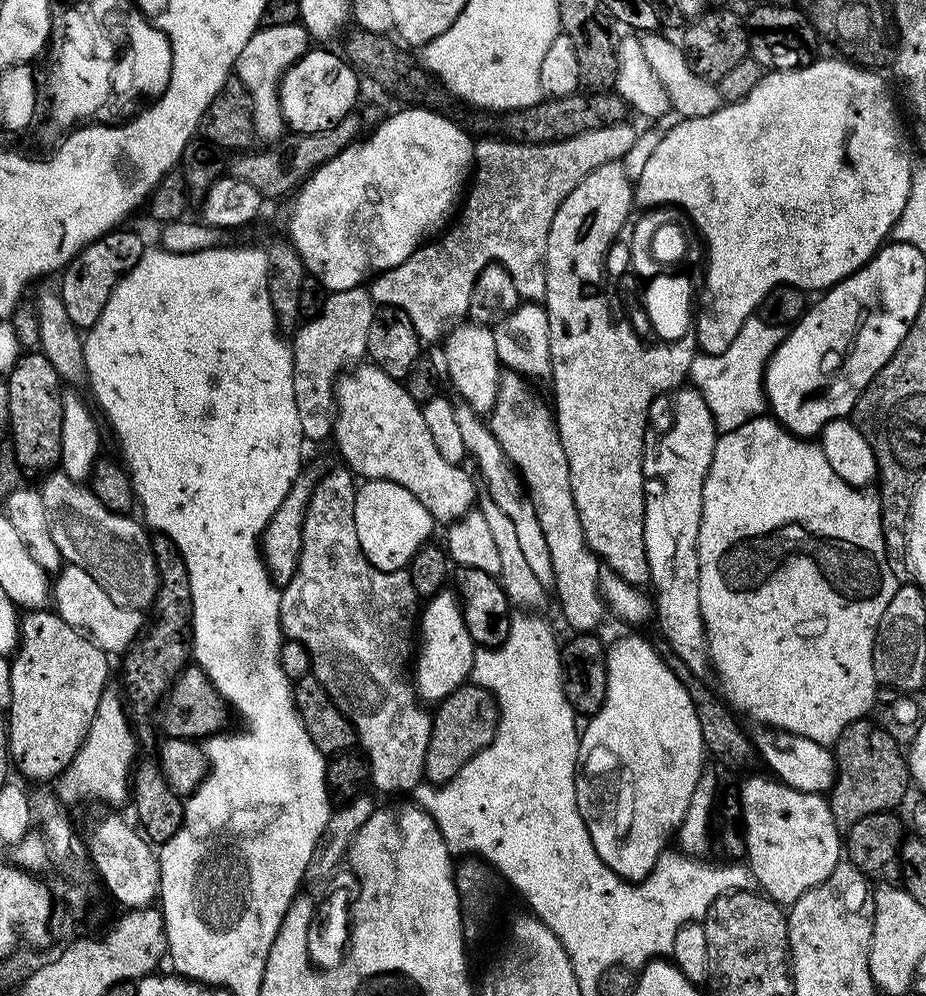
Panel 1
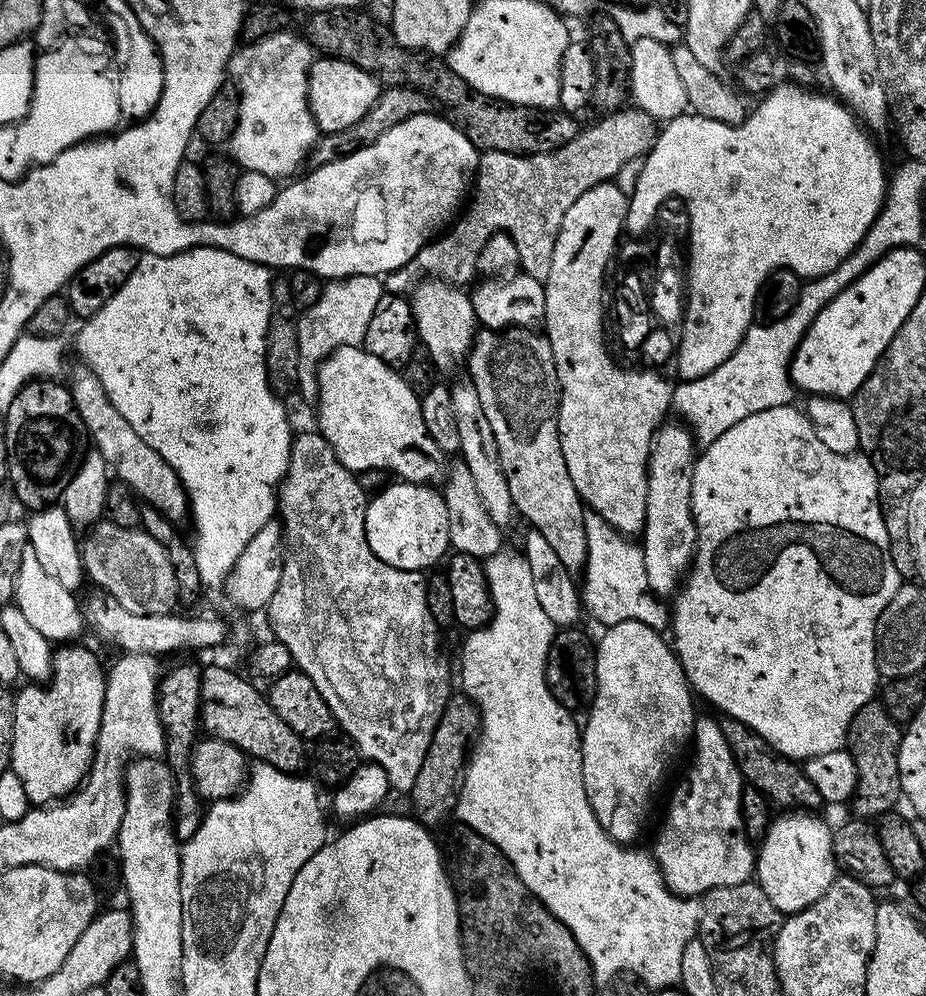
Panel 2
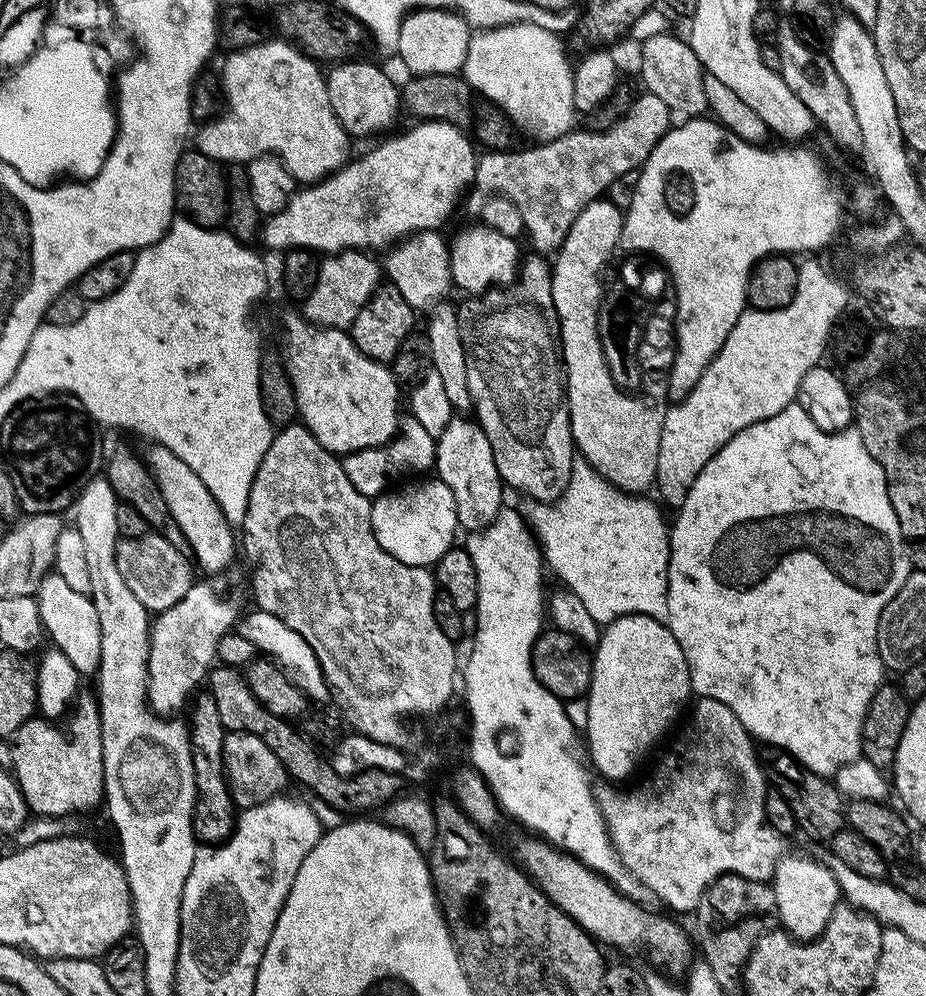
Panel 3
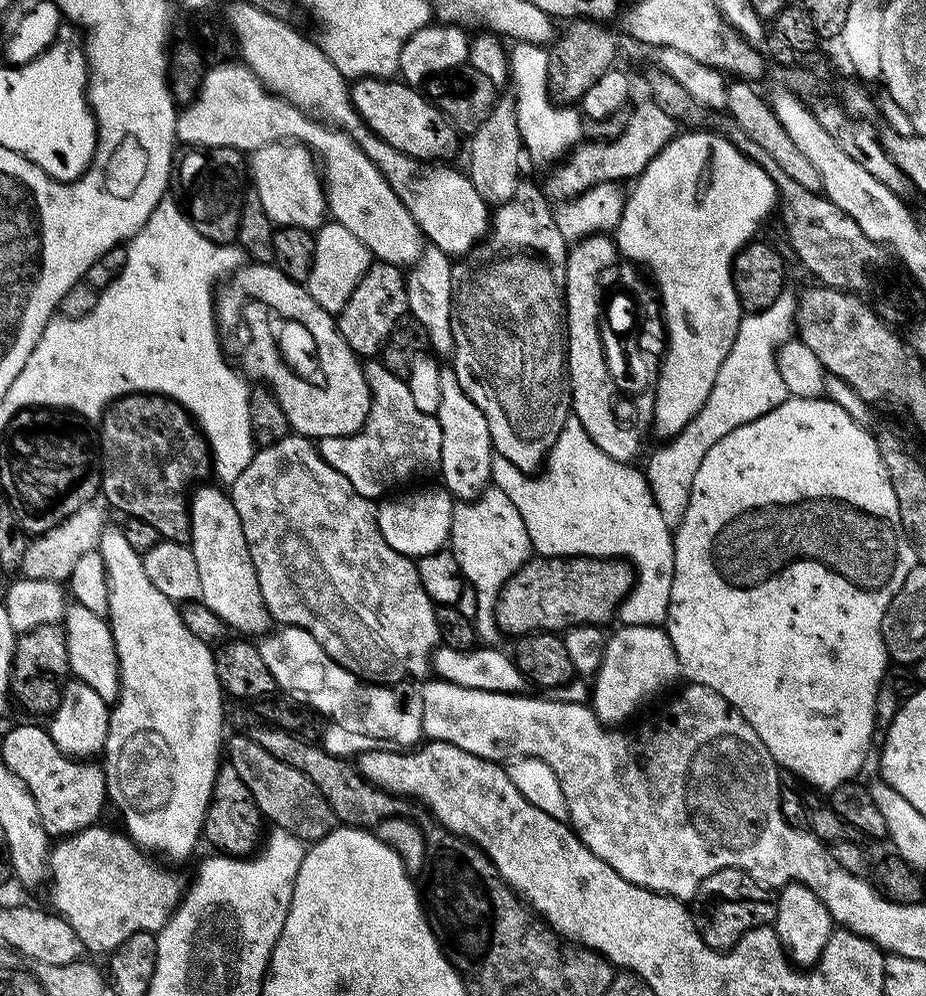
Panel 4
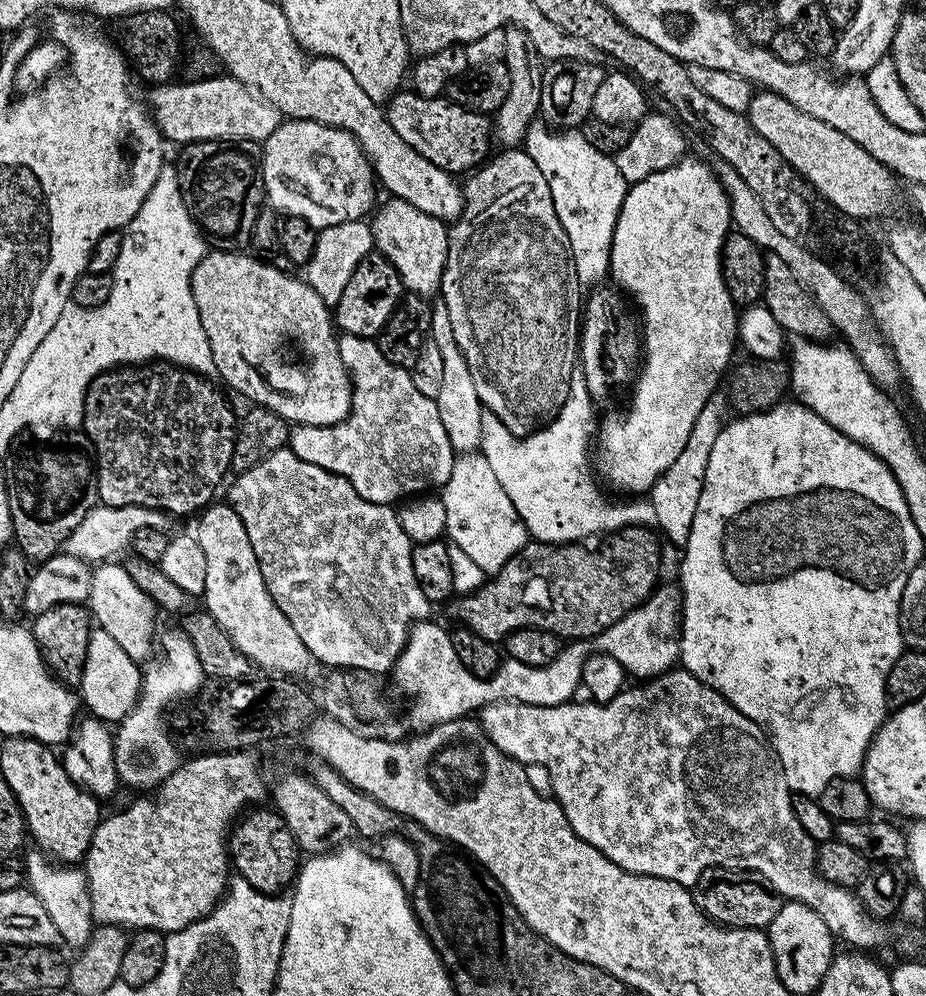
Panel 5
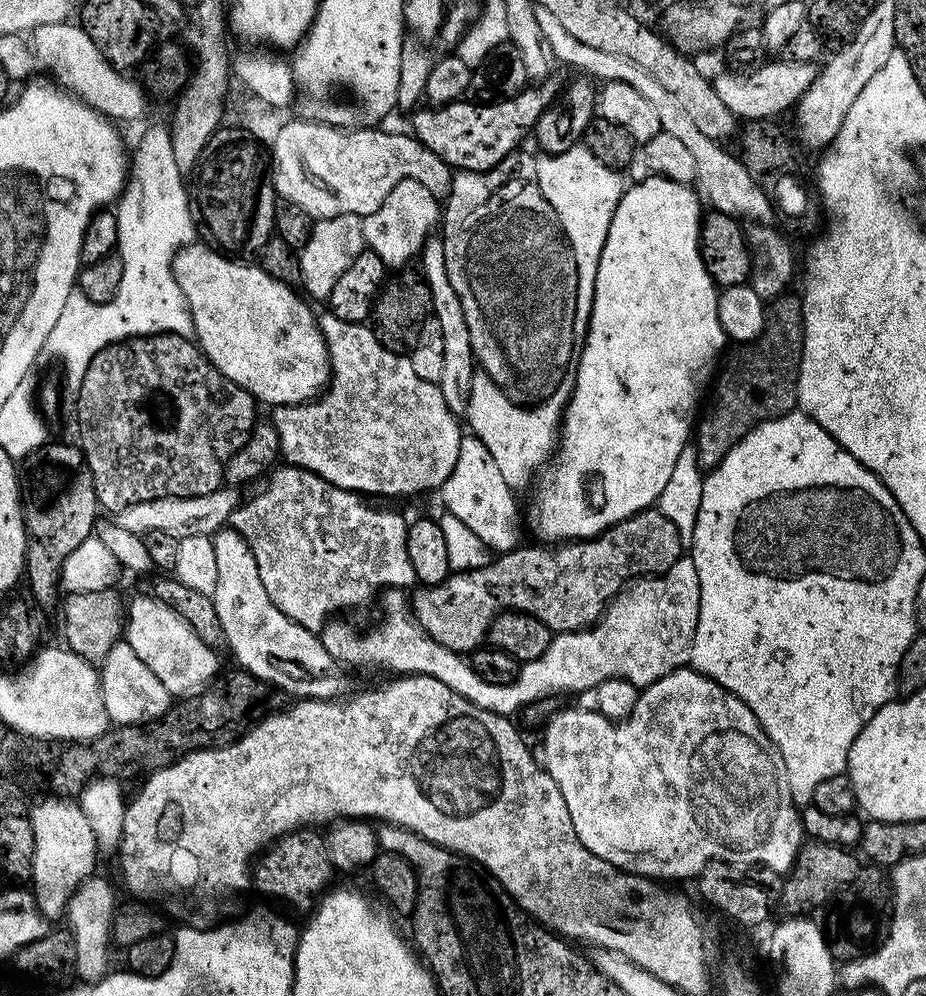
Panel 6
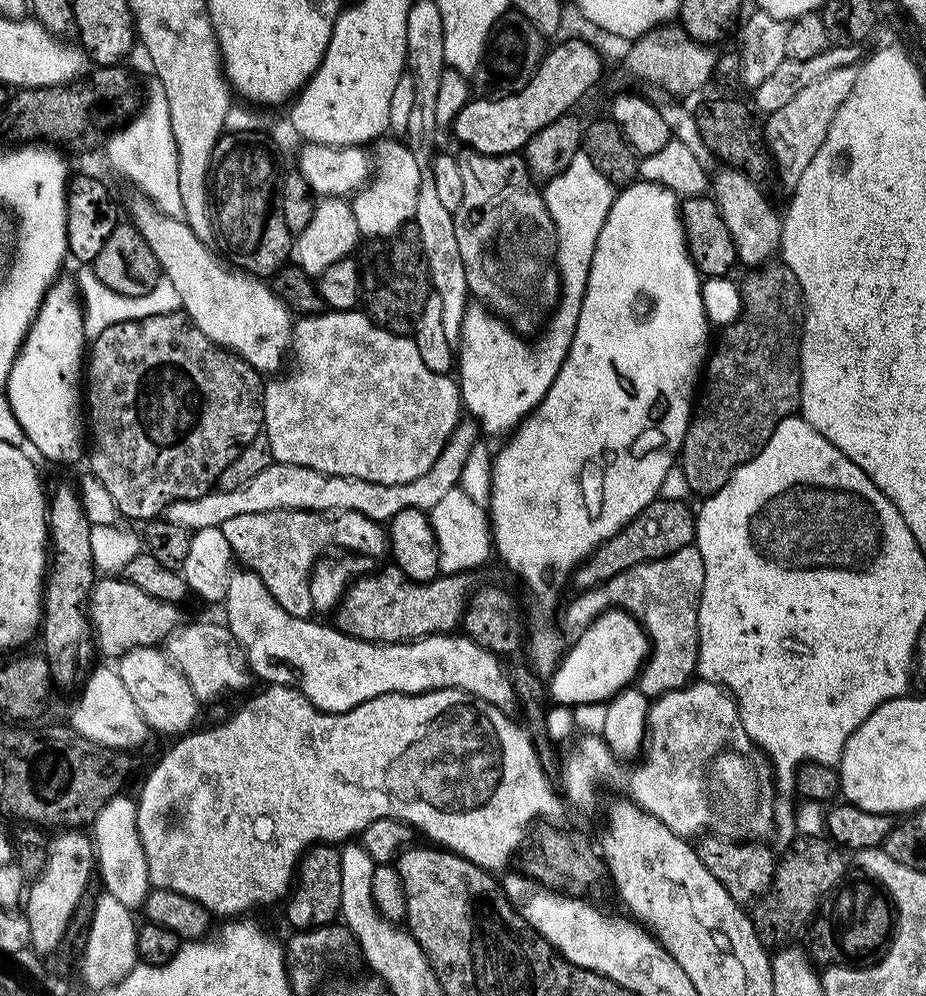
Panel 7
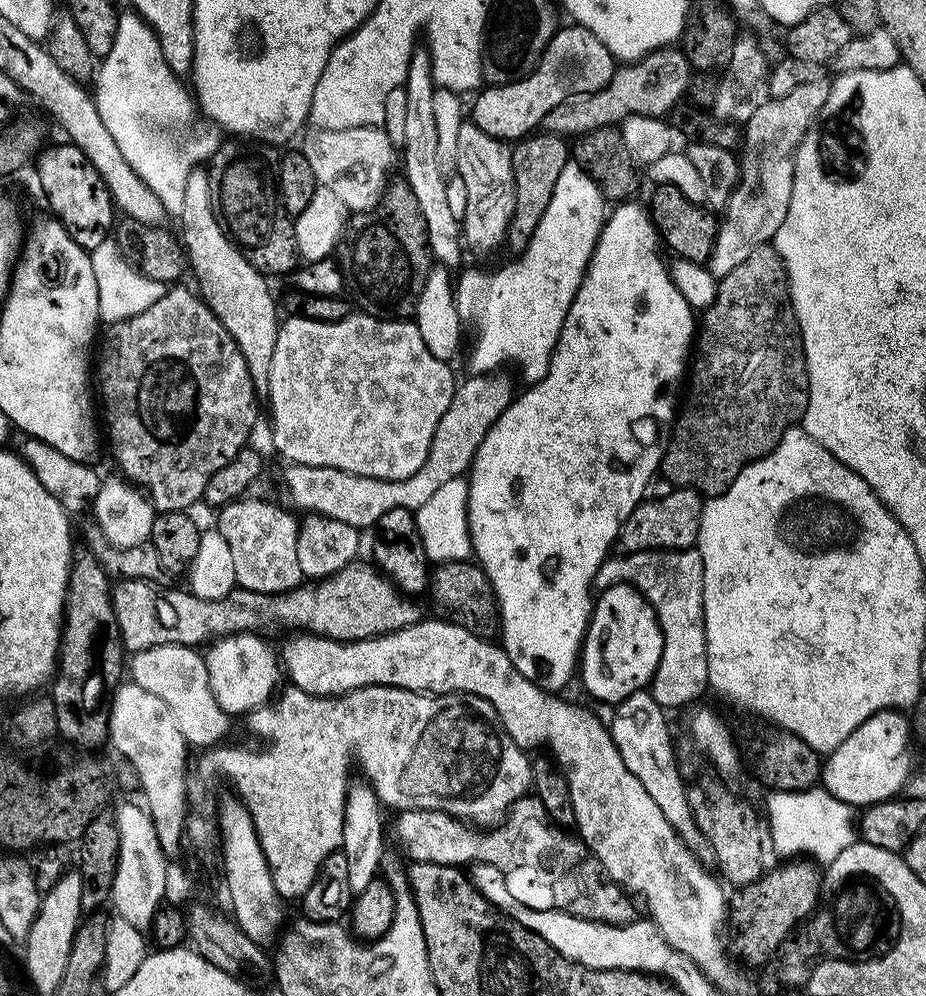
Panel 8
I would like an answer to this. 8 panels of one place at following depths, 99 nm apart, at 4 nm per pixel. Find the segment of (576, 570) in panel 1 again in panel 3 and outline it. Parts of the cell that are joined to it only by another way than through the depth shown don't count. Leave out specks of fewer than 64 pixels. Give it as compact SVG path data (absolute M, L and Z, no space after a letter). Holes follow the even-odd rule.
M525 255L518 268L518 275L511 285L508 297L504 300L501 308L496 308L493 312L475 312L472 308L460 308L456 313L458 326L462 334L462 346L466 354L466 382L470 382L470 394L472 395L472 408L475 419L480 428L486 434L486 438L492 447L496 469L501 481L509 489L521 492L521 497L529 500L539 500L541 502L551 502L564 493L570 482L570 474L574 463L574 445L572 442L572 427L568 421L568 398L566 395L566 377L564 375L564 361L560 350L560 325L556 322L556 311L554 310L554 294L552 293L552 264L543 255Z

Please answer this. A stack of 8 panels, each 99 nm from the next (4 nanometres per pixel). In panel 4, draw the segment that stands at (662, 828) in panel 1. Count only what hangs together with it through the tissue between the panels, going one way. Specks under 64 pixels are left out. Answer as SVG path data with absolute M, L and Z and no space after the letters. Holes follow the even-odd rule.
M628 624L607 637L603 660L594 676L591 707L605 724L615 724L666 689L681 673L680 659L665 629L657 625Z

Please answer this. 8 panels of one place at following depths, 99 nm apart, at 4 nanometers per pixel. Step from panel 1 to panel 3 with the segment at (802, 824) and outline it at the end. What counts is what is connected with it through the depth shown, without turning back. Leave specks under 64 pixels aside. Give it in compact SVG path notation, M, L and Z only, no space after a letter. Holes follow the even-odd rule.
M785 854L776 864L770 883L778 906L779 927L795 940L816 940L826 930L836 905L842 900L840 887L827 863L819 864L808 856Z

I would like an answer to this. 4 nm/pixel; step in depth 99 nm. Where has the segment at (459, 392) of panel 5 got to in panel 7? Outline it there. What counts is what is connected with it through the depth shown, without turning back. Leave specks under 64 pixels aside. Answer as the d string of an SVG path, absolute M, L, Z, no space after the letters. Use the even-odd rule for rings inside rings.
M430 178L420 181L415 224L415 235L424 252L424 260L428 263L428 277L432 279L433 293L442 302L442 334L446 334L452 345L459 345L464 315L470 307L466 268L462 266L462 253L458 251L458 234L454 234L454 213L446 210L444 203L438 199L438 190Z

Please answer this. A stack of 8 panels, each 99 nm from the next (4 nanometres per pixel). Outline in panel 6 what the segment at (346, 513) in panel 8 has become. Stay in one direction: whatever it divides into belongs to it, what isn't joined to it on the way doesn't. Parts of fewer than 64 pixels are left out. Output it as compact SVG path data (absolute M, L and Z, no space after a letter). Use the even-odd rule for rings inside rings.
M221 486L210 494L194 498L156 498L148 502L134 503L117 513L116 522L124 530L136 535L144 535L152 530L161 531L175 540L181 541L194 536L215 536L232 519L232 511L241 504L242 496L232 486Z

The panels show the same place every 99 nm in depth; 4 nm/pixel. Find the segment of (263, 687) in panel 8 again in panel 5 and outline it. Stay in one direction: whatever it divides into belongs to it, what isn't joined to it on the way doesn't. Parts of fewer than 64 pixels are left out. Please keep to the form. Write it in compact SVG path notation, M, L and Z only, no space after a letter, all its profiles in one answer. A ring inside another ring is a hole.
M101 563L92 573L90 612L98 627L106 630L132 660L144 662L153 655L152 639L156 636L158 608L146 593L134 586L134 578L130 578L127 567L123 563L114 563Z

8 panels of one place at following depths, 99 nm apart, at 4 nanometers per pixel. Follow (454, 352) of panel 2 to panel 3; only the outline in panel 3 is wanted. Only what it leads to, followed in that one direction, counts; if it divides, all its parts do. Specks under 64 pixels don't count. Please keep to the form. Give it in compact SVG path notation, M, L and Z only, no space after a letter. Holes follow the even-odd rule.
M436 230L405 235L399 241L401 244L388 257L383 257L382 268L387 279L414 310L435 308L447 297L444 295L447 294L448 288L453 287L452 267L448 261L450 248L440 235L441 233Z

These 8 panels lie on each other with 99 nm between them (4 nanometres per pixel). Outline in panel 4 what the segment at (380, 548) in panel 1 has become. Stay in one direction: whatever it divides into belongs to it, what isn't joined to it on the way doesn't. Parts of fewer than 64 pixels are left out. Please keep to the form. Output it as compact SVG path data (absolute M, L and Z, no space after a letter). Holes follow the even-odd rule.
M447 489L424 490L385 497L377 507L379 529L386 542L404 556L419 558L441 551L451 537L454 498Z

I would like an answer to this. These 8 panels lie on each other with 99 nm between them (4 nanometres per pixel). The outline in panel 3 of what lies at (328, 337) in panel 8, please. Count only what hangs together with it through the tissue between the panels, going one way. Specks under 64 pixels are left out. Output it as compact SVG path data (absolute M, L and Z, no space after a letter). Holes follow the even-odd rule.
M411 414L405 415L401 419L398 434L388 443L380 445L379 448L350 452L343 457L346 478L354 482L354 490L358 490L363 496L375 498L389 486L395 485L395 480L400 480L403 476L412 476L415 472L424 472L427 468L429 471L436 462L436 442L437 437L426 434L426 429Z

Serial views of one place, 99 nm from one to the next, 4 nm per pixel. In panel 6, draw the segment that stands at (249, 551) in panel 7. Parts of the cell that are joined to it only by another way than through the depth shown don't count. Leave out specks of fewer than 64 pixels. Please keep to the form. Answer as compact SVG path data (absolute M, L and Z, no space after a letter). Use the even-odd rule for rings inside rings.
M304 468L287 469L288 476L276 476L257 496L245 499L232 511L230 527L239 534L250 546L250 554L254 554L254 562L258 562L258 578L262 578L262 586L266 586L266 594L286 618L298 622L306 630L319 633L333 614L340 614L343 608L360 608L363 604L368 604L377 599L378 594L385 590L408 590L417 583L414 574L414 566L410 566L410 554L406 554L406 534L408 533L408 524L396 512L387 512L384 508L375 508L375 503L369 502L363 495L347 492L345 488L334 486L326 482L318 474L308 472Z

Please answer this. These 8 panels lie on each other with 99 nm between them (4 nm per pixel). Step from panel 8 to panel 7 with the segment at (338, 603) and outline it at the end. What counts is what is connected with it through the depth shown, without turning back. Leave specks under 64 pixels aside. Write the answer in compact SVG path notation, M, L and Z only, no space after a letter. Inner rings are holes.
M387 567L375 574L361 575L344 589L334 612L340 631L358 640L402 644L423 636L452 634L461 627L464 609L474 591L469 573L441 574L430 582L414 582L400 568ZM112 574L97 579L92 586L92 593L88 595L88 621L92 624L92 634L101 657L119 658L135 648L151 648L163 645L165 640L177 628L181 627L180 611L181 609L177 605L162 602L158 598L150 598L150 594L146 594L146 590L138 590L138 586Z

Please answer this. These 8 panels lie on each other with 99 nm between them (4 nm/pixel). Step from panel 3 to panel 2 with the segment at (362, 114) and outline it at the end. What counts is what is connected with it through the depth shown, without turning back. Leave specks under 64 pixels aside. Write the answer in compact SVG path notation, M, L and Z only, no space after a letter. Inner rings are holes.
M331 58L313 59L312 67L308 71L308 102L310 114L313 115L321 133L346 130L346 126L354 126L382 91L380 81L376 80L366 70L354 66L345 60L333 60Z

